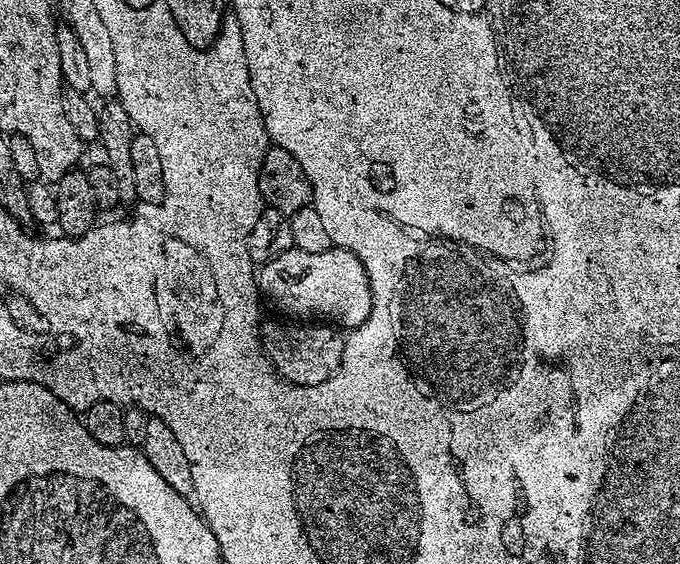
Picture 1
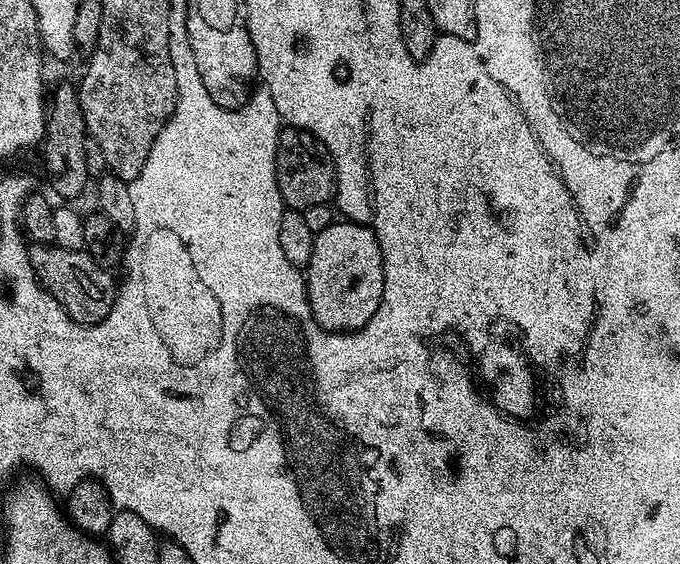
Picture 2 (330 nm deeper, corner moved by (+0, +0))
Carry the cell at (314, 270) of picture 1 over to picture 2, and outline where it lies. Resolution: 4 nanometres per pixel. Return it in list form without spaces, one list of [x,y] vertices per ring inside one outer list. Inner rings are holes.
[[[344,218],[316,234],[306,269],[306,287],[310,310],[320,328],[327,332],[356,332],[366,327],[386,291],[384,256],[372,229]]]

